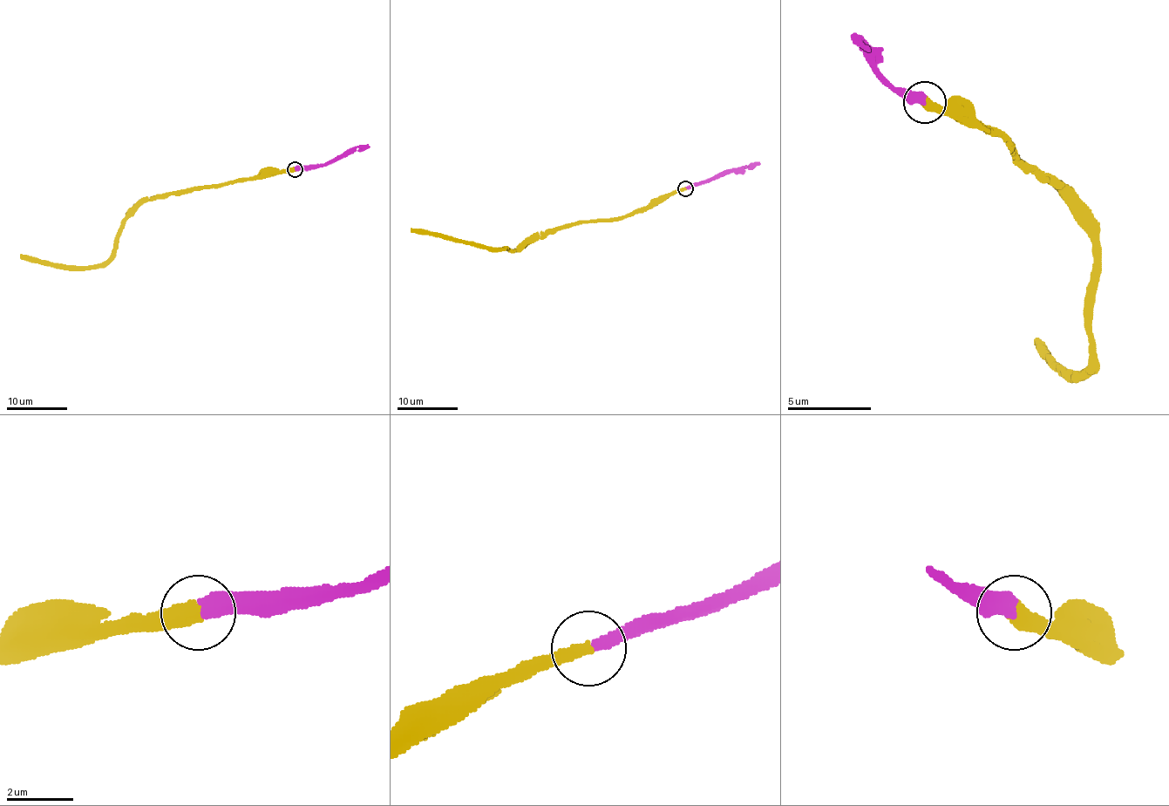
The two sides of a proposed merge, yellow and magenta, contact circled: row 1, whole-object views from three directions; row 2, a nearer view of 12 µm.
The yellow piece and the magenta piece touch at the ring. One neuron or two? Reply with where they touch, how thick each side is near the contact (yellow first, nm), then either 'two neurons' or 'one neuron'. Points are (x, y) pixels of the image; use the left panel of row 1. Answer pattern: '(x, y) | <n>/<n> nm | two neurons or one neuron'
(295, 169) | 400/400 nm | one neuron

